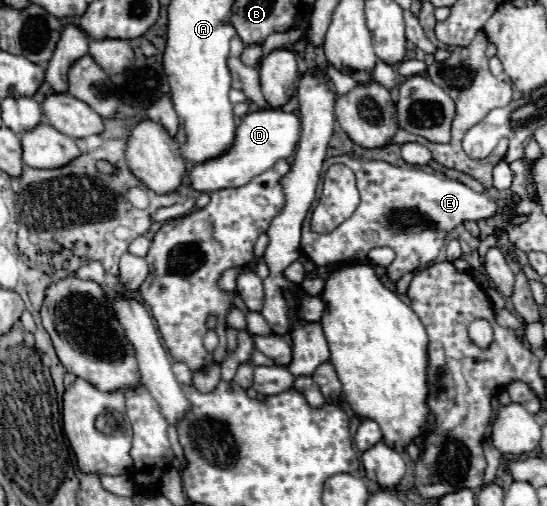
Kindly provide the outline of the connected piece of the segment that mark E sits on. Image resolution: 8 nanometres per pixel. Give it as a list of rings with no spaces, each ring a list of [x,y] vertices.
[[[348,155],[330,157],[323,163],[326,172],[332,163],[342,163],[350,167],[356,175],[356,185],[360,191],[360,205],[350,219],[338,225],[330,233],[314,233],[310,229],[311,214],[322,194],[323,175],[316,191],[315,201],[302,225],[302,253],[310,257],[316,265],[332,265],[342,261],[364,261],[368,251],[374,247],[390,247],[396,251],[396,259],[388,267],[388,275],[398,281],[404,273],[420,271],[428,267],[440,253],[446,233],[464,221],[490,219],[506,207],[516,207],[520,197],[516,193],[504,199],[490,199],[484,193],[476,193],[460,181],[448,179],[440,172],[426,172],[422,168],[406,168],[390,165],[386,161],[352,159]]]

